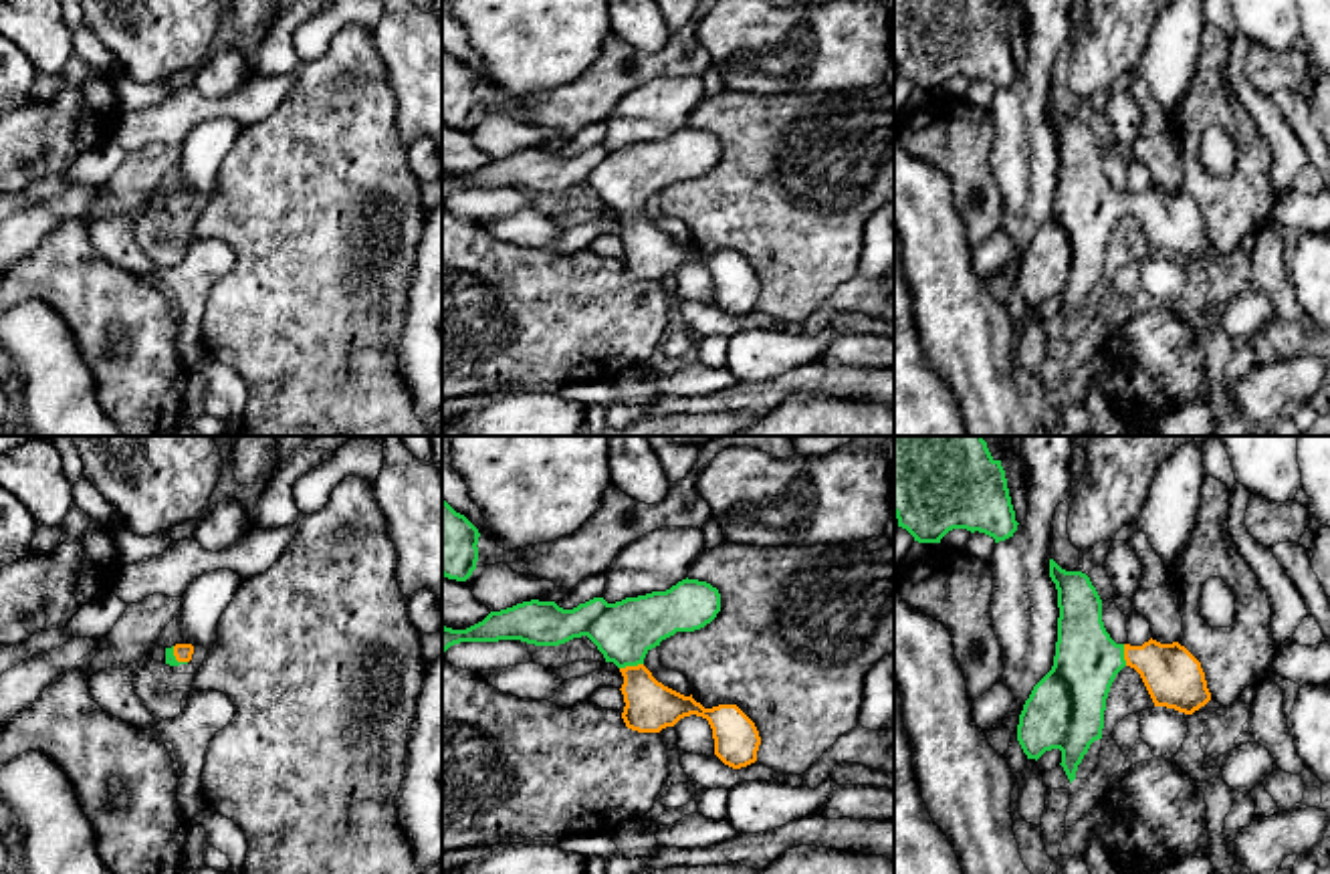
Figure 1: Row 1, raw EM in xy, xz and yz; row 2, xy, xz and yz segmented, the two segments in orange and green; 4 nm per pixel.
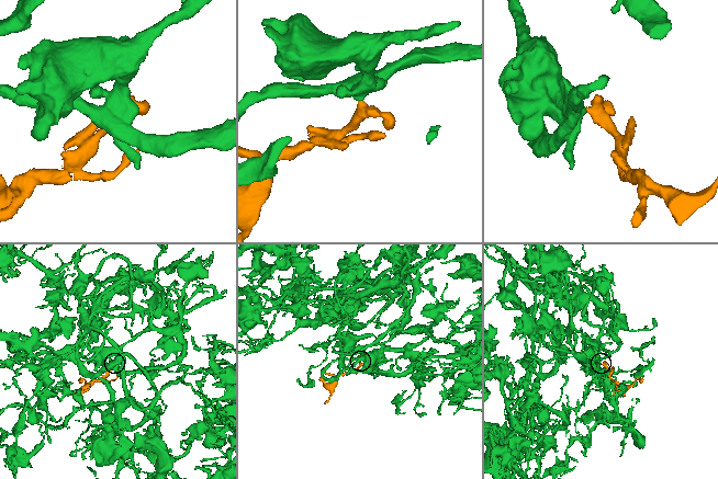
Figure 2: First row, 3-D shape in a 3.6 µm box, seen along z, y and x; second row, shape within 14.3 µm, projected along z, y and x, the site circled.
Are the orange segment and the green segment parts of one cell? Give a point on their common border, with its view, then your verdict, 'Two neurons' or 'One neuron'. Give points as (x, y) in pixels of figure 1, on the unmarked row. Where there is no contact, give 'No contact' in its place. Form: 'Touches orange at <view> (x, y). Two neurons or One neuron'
Touches orange at xz (630, 214). One neuron

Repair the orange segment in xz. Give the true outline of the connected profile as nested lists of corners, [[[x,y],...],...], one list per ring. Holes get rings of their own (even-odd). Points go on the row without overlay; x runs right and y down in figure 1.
[[[682,127],[666,139],[652,139],[607,151],[593,145],[573,157],[555,149],[523,149],[490,159],[482,170],[452,178],[442,174],[442,202],[460,190],[521,188],[535,194],[559,194],[587,184],[605,210],[614,210],[622,224],[624,260],[628,277],[660,281],[680,266],[696,262],[708,268],[714,303],[729,315],[741,317],[757,309],[761,293],[755,270],[737,252],[704,256],[662,230],[644,214],[646,202],[676,180],[694,180],[710,172],[721,159],[721,141],[706,129]]]

